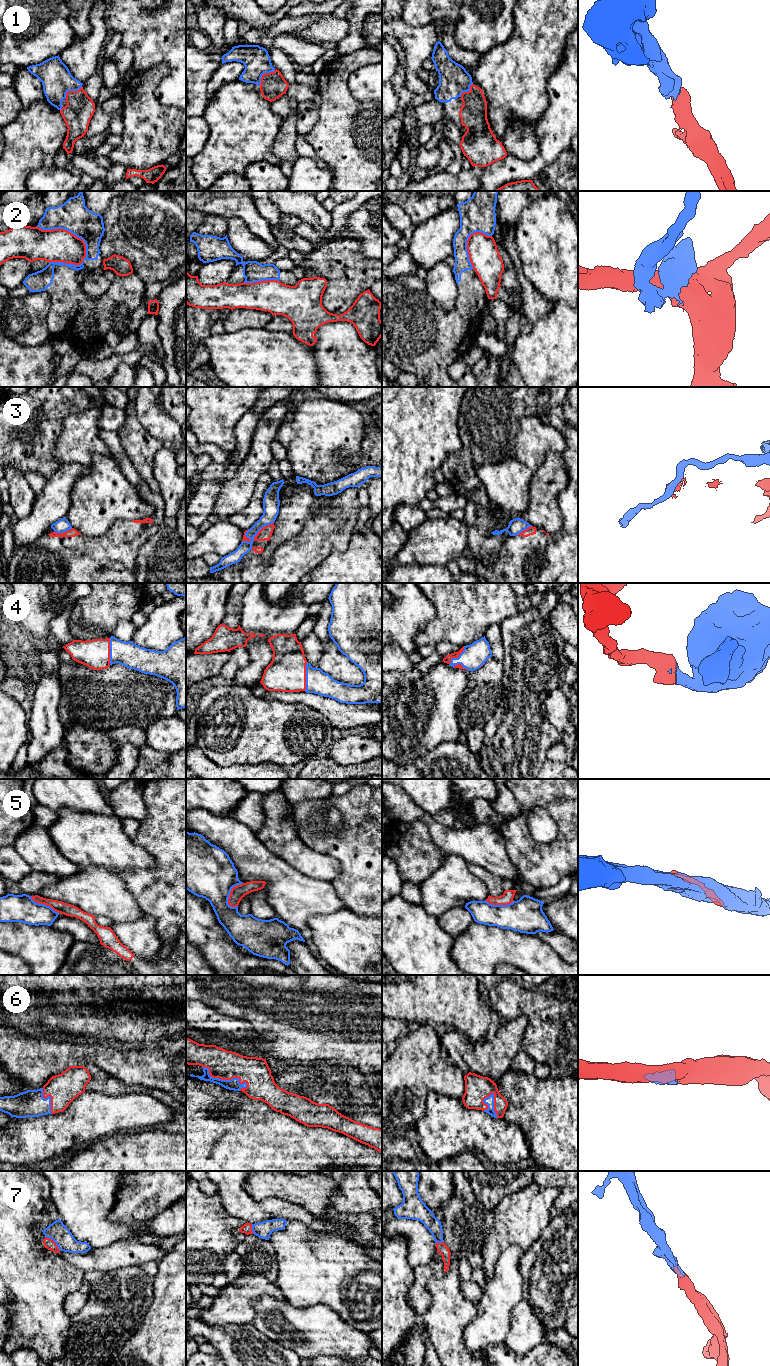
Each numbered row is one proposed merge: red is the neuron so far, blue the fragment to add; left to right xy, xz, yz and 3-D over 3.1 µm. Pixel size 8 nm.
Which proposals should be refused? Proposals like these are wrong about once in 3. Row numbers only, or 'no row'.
2, 3, 5

